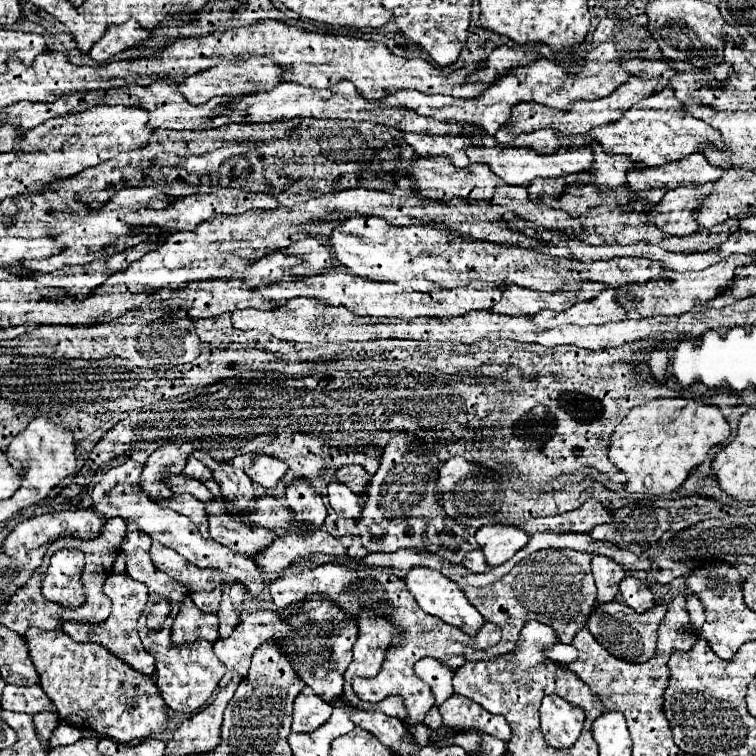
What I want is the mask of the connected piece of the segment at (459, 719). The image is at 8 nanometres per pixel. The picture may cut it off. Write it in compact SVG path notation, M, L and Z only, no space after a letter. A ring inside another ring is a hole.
M453 694L439 708L442 722L454 730L478 729L485 734L491 734L503 742L511 740L511 726L501 714L491 714L477 702Z

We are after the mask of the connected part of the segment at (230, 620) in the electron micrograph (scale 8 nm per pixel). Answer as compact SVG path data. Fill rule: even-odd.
M223 584L223 598L221 598L221 606L219 606L219 612L217 612L217 618L219 618L219 636L225 638L227 634L233 632L235 624L239 624L239 618L229 602L229 590L231 590L231 584Z

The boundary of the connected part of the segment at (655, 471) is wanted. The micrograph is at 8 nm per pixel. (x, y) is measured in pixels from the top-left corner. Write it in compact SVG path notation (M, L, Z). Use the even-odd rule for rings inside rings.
M655 398L637 406L621 420L611 436L611 462L627 474L627 492L665 494L677 490L691 468L699 466L709 448L721 444L731 434L719 406L709 406L693 398Z

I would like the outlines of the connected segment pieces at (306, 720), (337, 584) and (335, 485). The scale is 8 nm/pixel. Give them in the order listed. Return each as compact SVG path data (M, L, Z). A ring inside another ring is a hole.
M303 688L293 704L293 732L313 732L331 716L331 704L323 702L311 688Z
M323 564L315 570L301 574L279 574L271 584L271 598L279 610L289 608L293 602L306 599L307 594L321 594L323 598L331 600L339 608L343 608L351 618L355 620L357 614L363 610L369 610L381 618L387 618L399 632L393 636L393 644L385 650L385 662L381 666L381 672L375 678L354 678L352 688L355 694L365 702L379 702L389 694L403 696L407 718L405 724L415 726L421 724L429 708L433 706L433 694L431 688L419 680L413 674L413 664L423 656L433 656L441 662L445 662L449 668L463 666L463 646L473 646L479 650L487 650L489 646L497 644L501 640L501 630L493 622L485 622L475 636L465 634L459 626L451 626L443 622L441 618L433 618L431 614L425 614L417 602L411 598L409 590L403 586L403 580L397 576L389 576L387 572L381 572L381 568L359 568L353 570L343 564Z
M329 482L327 498L329 498L331 508L341 518L359 518L361 516L363 500L355 492L351 492L351 488L343 486L341 482Z

